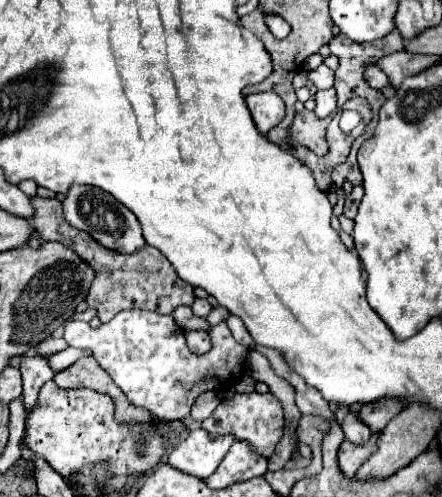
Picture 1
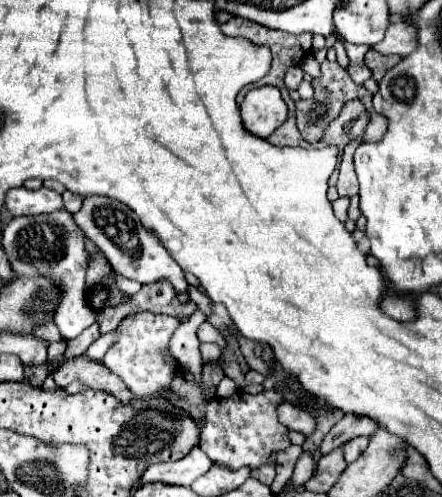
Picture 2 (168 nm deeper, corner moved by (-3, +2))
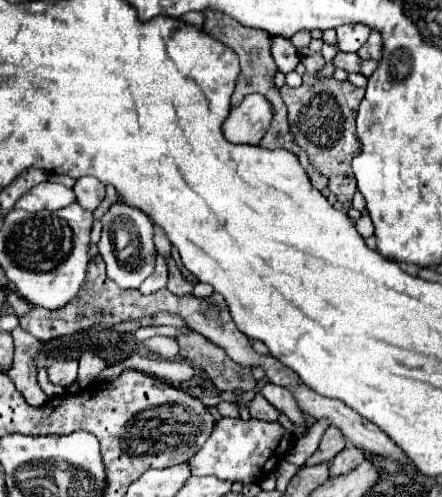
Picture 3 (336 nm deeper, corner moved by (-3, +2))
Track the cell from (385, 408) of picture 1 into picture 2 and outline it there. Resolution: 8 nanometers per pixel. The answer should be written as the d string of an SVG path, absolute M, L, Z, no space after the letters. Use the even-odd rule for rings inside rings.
M344 414L344 418L330 430L330 434L324 438L320 452L328 454L334 448L342 446L350 438L356 436L372 436L378 430L378 422L372 422L372 418L358 416L358 414Z

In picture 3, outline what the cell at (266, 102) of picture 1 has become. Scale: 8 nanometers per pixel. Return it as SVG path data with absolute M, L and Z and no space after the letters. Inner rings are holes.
M248 94L240 106L234 106L224 120L224 136L232 144L258 144L272 120L272 108L260 94Z

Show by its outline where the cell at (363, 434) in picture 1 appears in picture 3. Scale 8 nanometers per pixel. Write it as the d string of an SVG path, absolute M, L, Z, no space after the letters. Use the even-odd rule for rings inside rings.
M346 448L346 450L342 450L342 452L330 462L330 478L348 474L348 472L354 470L362 460L364 460L364 452L362 452L362 450L358 450L358 448Z

